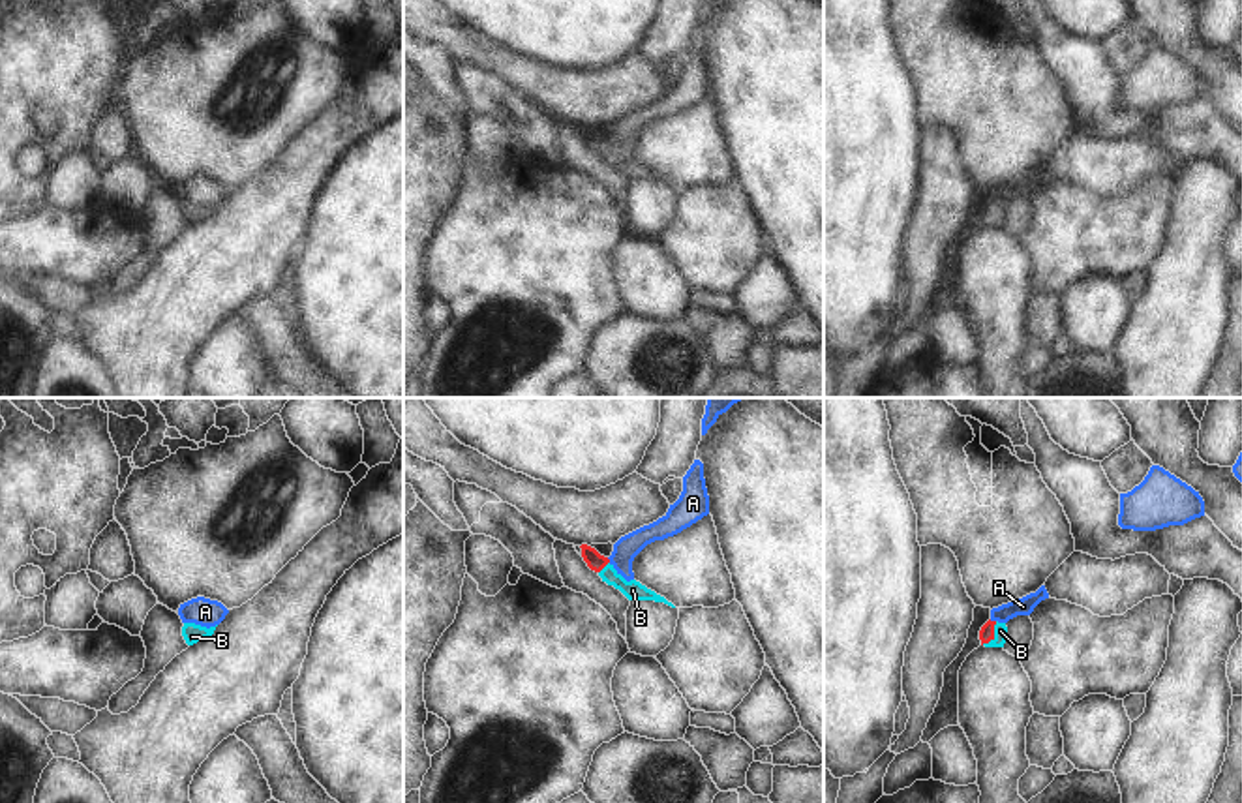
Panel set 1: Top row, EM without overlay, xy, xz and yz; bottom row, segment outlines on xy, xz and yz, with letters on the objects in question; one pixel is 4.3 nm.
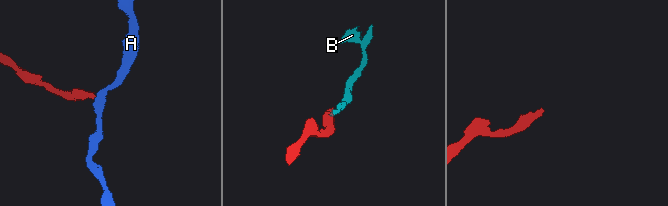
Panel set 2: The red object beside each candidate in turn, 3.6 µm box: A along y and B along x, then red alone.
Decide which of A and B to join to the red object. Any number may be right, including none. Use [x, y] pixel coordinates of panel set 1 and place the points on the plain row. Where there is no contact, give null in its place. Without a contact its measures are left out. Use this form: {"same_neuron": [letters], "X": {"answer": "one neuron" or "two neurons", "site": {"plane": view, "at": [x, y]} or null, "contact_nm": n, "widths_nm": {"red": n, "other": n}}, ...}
{"same_neuron": ["B"], "A": {"answer": "two neurons", "site": {"plane": "yz", "at": [993, 201]}, "contact_nm": 30, "widths_nm": {"red": 60, "other": 80}}, "B": {"answer": "one neuron", "site": {"plane": "yz", "at": [993, 214]}, "contact_nm": 120, "widths_nm": {"red": 60, "other": 60}}}

